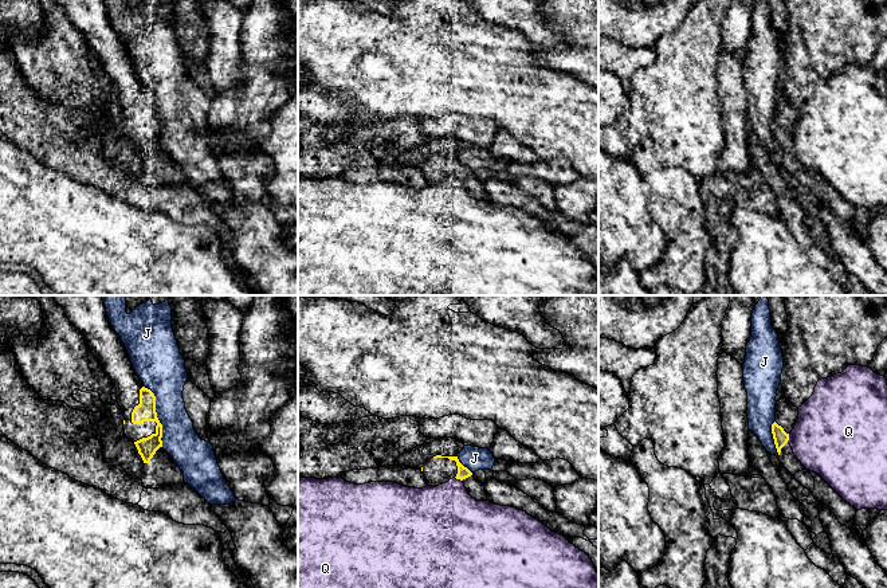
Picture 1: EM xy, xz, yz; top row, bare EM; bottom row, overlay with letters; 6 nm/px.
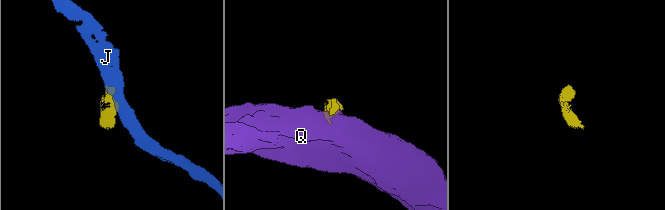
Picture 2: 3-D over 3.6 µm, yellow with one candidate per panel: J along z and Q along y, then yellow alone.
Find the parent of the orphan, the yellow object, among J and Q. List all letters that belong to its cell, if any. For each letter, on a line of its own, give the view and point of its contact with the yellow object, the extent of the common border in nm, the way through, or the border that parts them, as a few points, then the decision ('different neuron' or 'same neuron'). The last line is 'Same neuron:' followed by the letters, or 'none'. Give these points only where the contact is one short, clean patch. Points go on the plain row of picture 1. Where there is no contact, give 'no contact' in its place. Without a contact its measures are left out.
J: contact xy (156, 114); length 380 nm; different neuron
Q: contact yz (788, 137); length 60 nm; different neuron
Same neuron: none

